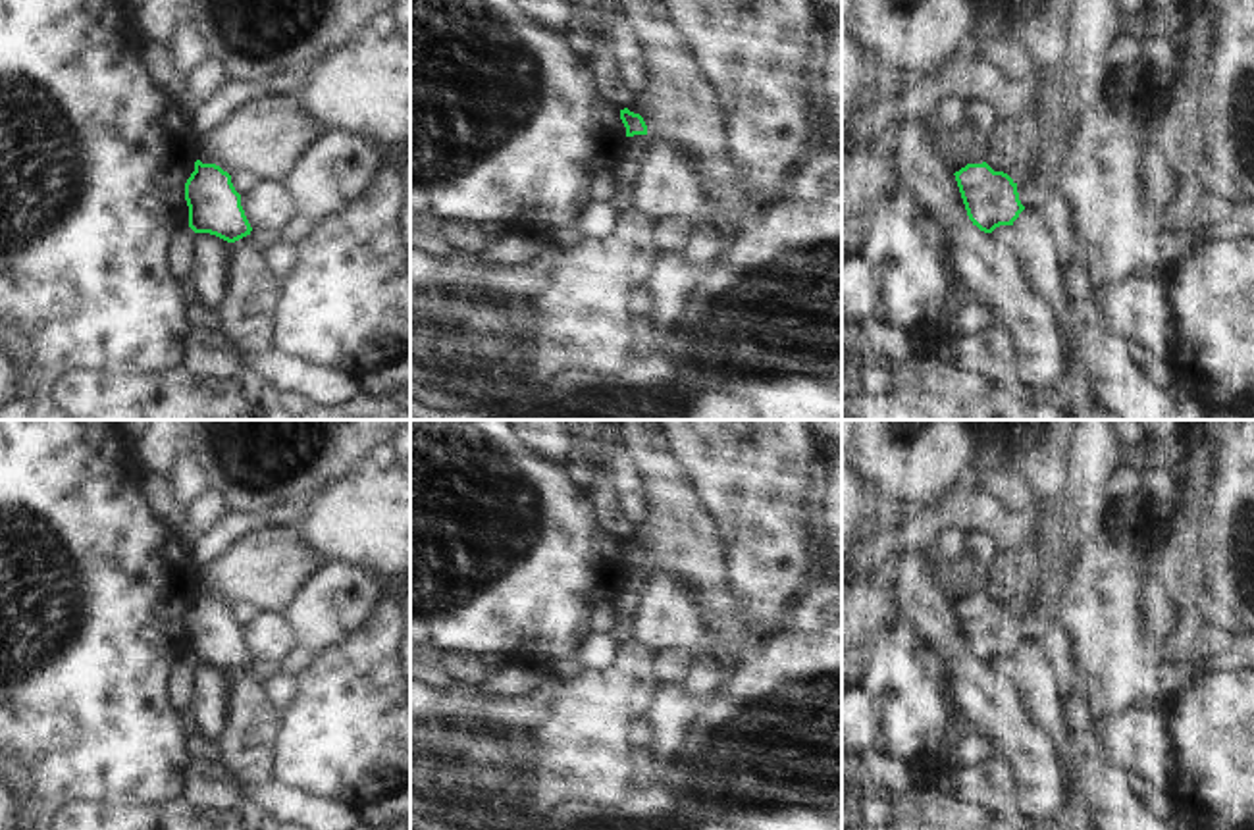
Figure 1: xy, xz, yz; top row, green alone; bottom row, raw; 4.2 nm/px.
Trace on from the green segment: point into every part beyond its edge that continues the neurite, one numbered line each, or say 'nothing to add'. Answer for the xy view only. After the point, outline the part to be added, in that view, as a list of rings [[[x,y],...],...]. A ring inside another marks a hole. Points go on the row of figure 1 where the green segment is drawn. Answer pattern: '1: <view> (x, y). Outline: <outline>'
nothing to add

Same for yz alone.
1: yz (1035, 197). Outline: [[[1025,185],[1025,187],[1017,187],[1019,193],[1019,200],[1025,208],[1032,208],[1032,210],[1044,210],[1044,206],[1050,200],[1050,193],[1038,185]]]

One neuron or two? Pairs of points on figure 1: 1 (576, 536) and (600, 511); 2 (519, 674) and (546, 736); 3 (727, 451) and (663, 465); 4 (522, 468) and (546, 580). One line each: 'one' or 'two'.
1: two
2: two
3: two
4: one

